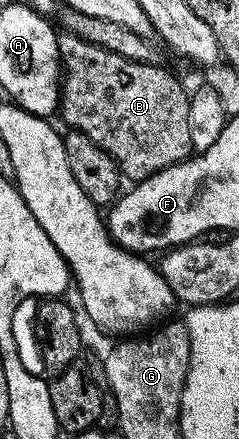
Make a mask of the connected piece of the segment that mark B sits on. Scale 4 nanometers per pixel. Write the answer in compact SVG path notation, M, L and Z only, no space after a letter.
M68 34L60 37L59 55L63 67L59 116L69 124L67 126L70 129L87 134L91 142L95 142L115 159L117 168L124 175L129 176L131 173L131 180L140 182L180 160L189 159L194 151L191 126L188 124L190 97L171 73L156 68L156 63L141 64L128 60L119 54L103 50L97 44L89 44L86 40Z

